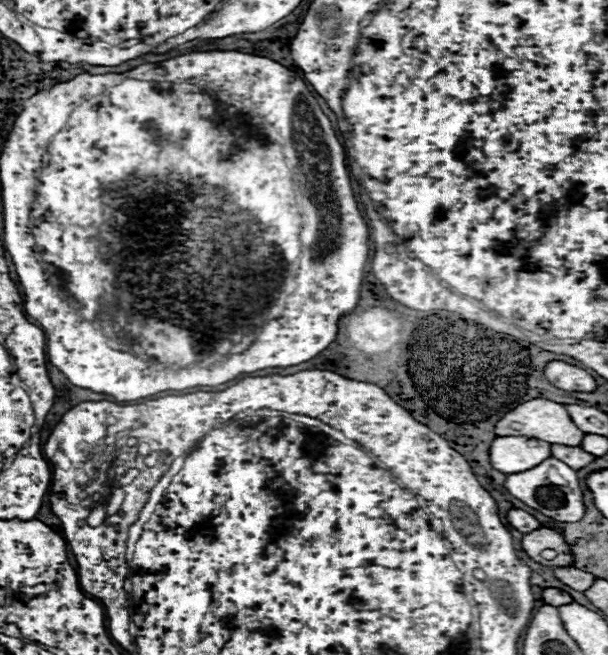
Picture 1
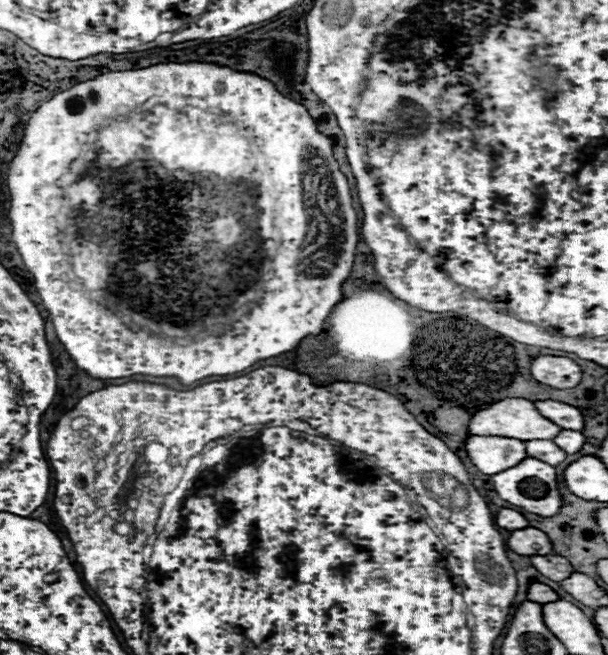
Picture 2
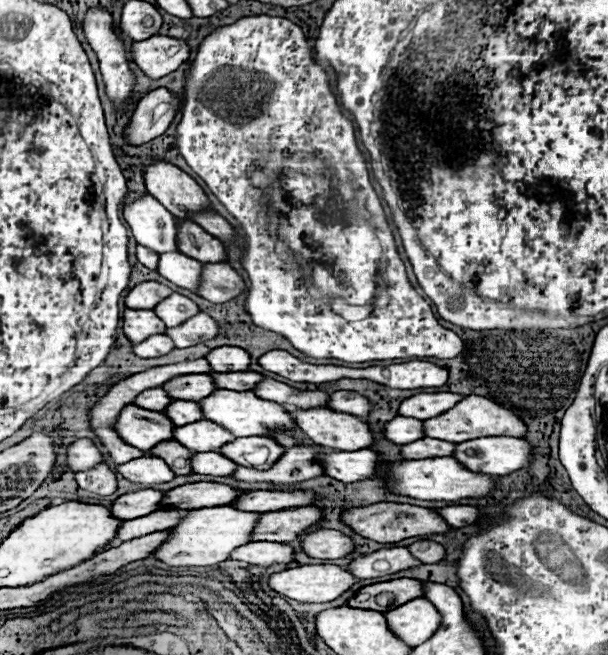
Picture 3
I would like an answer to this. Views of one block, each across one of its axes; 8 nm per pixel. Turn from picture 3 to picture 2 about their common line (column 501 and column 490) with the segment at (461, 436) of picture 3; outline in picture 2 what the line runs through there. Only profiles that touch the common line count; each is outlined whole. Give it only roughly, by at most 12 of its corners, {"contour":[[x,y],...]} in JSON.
{"contour":[[504,398],[470,418],[472,436],[552,440],[546,422],[524,398]]}

